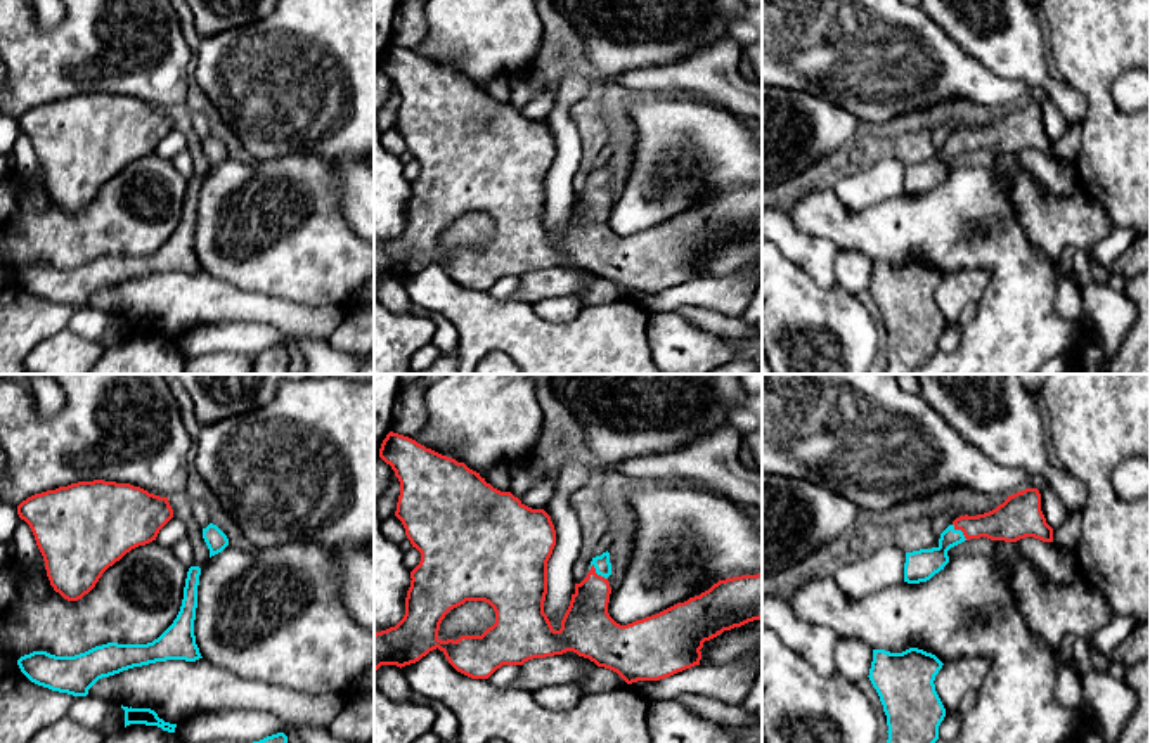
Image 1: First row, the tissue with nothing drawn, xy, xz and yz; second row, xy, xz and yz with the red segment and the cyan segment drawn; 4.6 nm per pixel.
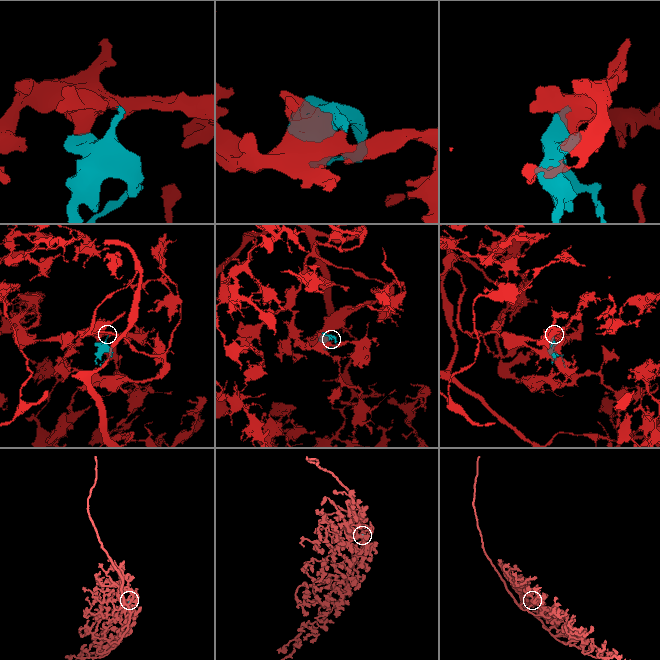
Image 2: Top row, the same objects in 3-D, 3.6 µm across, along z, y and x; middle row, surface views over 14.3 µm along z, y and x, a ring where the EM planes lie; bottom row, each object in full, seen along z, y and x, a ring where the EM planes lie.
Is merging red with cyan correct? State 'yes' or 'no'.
yes

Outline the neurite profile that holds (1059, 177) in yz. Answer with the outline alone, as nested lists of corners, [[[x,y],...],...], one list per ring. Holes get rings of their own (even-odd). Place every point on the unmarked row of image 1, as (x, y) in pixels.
[[[1025,149],[1015,156],[1022,170],[1036,177],[1053,194],[1065,197],[1077,191],[1076,168],[1056,159],[1053,154]]]

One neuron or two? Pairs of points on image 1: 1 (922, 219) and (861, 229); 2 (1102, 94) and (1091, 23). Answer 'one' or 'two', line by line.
1: one
2: one

